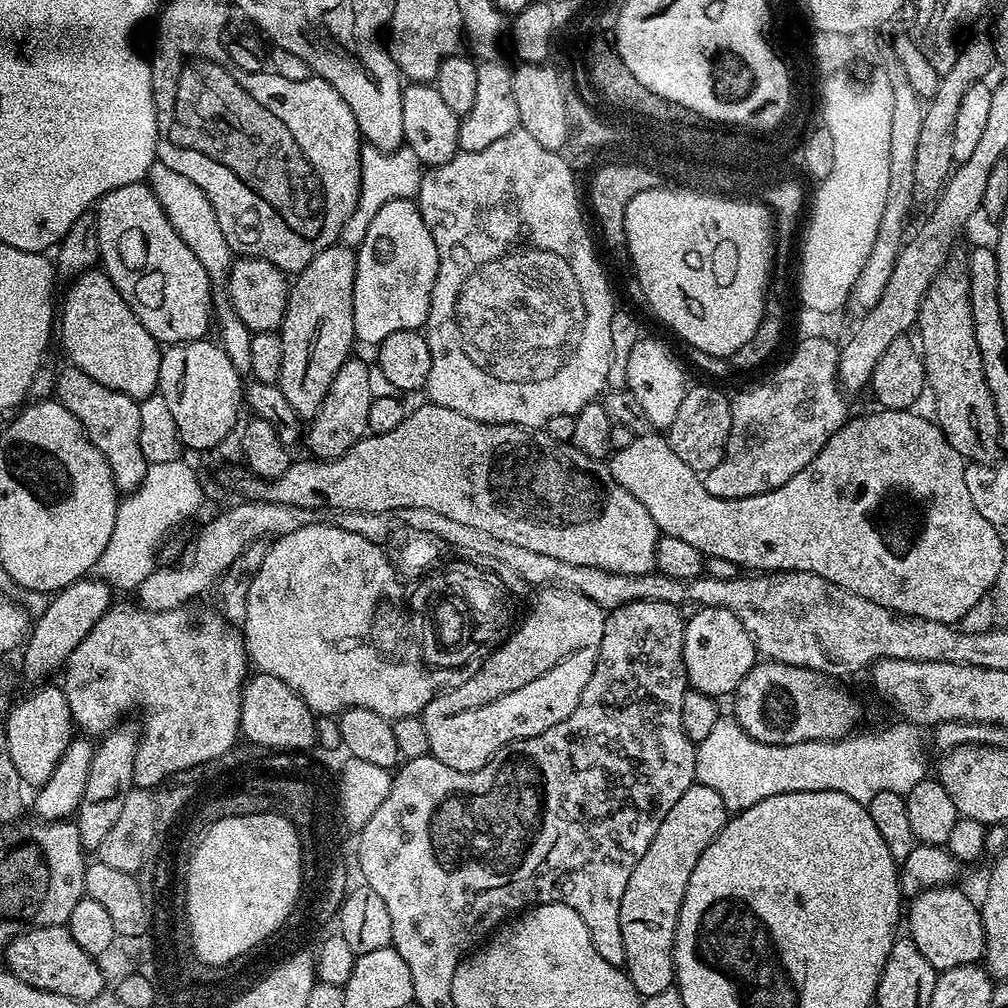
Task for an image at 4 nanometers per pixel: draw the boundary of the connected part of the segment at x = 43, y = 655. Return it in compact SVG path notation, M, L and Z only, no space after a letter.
M99 578L75 580L61 592L55 593L49 599L52 601L45 606L44 613L37 620L35 617L23 645L25 678L44 682L51 672L59 673L67 665L70 654L74 654L78 642L82 642L82 638L86 638L86 634L94 630L94 622L98 622L98 618L102 618L102 614L106 614L106 610L112 607L112 595L112 585Z

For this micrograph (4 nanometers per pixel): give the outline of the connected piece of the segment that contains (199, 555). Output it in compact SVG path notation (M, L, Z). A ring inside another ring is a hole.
M265 500L240 502L225 512L220 512L200 533L196 541L180 556L177 564L169 568L157 567L155 572L142 582L138 589L138 603L142 608L164 610L185 605L194 596L200 596L213 587L214 581L224 575L224 571L242 554L247 544L256 540L267 541L269 538L294 534L294 530L302 530L302 526L321 523L322 516L317 509L302 506L286 506L285 504L268 504Z

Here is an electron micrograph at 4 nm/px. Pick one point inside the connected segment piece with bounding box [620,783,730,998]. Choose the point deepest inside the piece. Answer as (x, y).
(651, 904)

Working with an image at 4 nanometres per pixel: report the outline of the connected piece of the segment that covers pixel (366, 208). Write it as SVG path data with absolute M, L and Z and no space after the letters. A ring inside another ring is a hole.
M371 146L360 150L360 197L354 214L346 222L340 232L340 240L349 246L358 246L366 238L366 230L370 230L370 222L374 222L374 214L386 206L386 202L410 200L420 189L422 165L418 154L406 146L395 148L393 152L383 152Z

